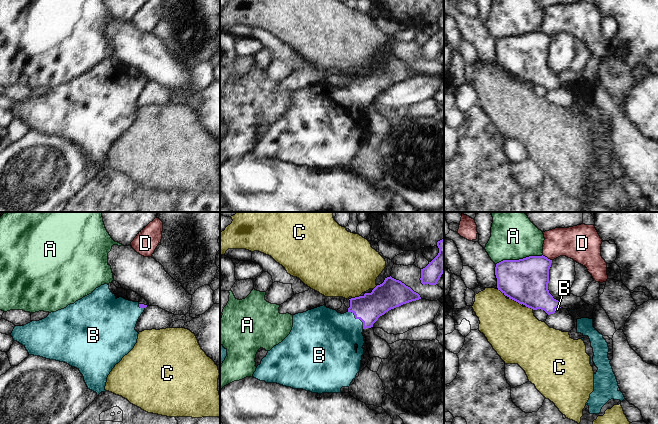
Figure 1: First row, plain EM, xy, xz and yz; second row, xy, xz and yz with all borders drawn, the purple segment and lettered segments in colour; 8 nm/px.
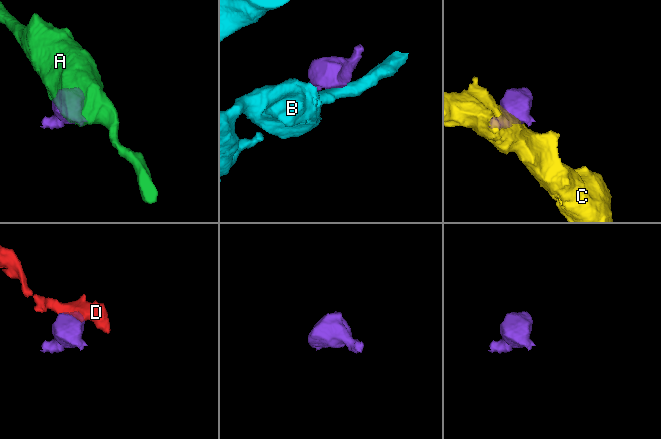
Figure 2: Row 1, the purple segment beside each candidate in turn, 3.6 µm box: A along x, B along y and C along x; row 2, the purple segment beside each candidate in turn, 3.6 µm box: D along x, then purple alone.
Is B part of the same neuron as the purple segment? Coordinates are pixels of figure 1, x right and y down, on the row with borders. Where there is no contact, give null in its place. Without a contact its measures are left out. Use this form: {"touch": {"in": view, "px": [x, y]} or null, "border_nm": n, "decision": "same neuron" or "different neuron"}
{"touch": {"in": "xz", "px": [358, 318]}, "border_nm": 190, "decision": "same neuron"}

